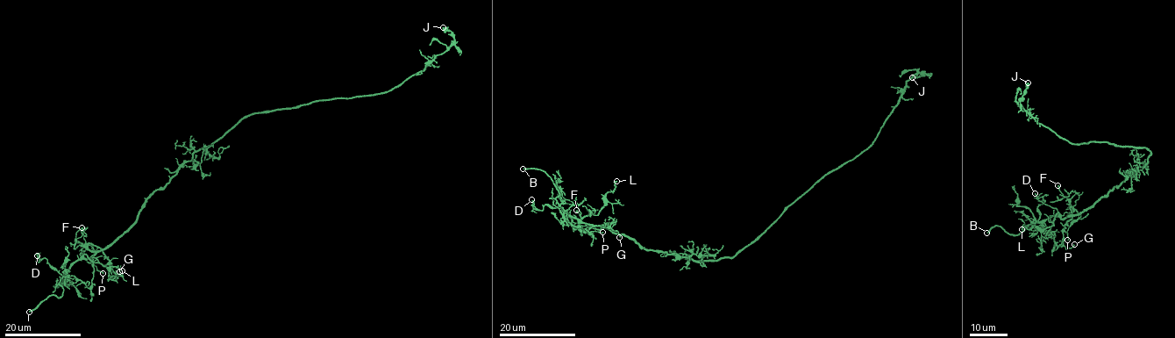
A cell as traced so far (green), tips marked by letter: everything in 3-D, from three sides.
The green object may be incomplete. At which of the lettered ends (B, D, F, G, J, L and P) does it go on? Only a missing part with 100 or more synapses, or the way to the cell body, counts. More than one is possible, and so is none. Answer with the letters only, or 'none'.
B

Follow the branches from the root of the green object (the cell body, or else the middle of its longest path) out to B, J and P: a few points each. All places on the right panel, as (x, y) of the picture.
B: (1149, 156), (1145, 165), (1081, 212), (1061, 219), (1054, 215), (1027, 225), (1016, 234), (996, 226), (986, 233)
J: (1149, 156), (1150, 152), (1143, 147), (1106, 141), (1078, 145), (1060, 137), (1019, 105), (1028, 82)
P: (1149, 156), (1145, 165), (1097, 202), (1067, 215), (1074, 209), (1078, 213), (1067, 240)

